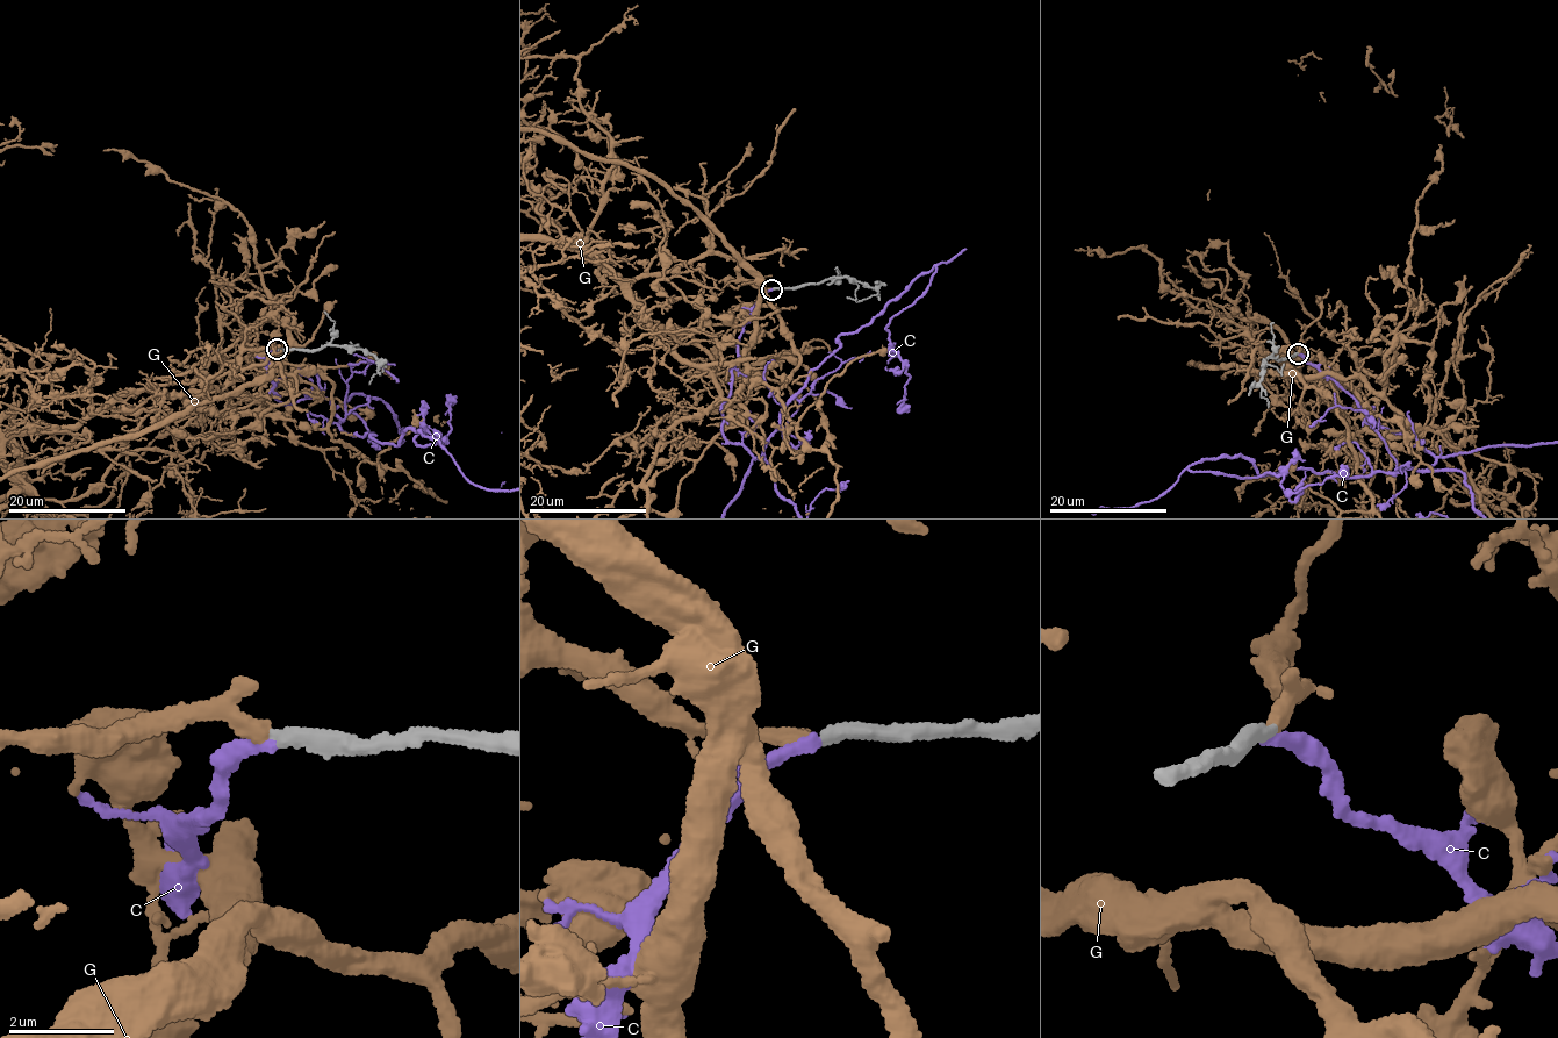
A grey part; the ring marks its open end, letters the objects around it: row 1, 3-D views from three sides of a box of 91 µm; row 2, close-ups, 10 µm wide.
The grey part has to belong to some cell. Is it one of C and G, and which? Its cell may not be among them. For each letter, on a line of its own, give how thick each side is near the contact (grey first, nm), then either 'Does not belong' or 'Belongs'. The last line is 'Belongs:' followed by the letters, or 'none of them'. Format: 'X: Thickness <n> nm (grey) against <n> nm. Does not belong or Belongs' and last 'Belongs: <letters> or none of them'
C: Thickness 320 nm (grey) against 220 nm. Does not belong
G: Thickness 260 nm (grey) against 240 nm. Belongs
Belongs: G

